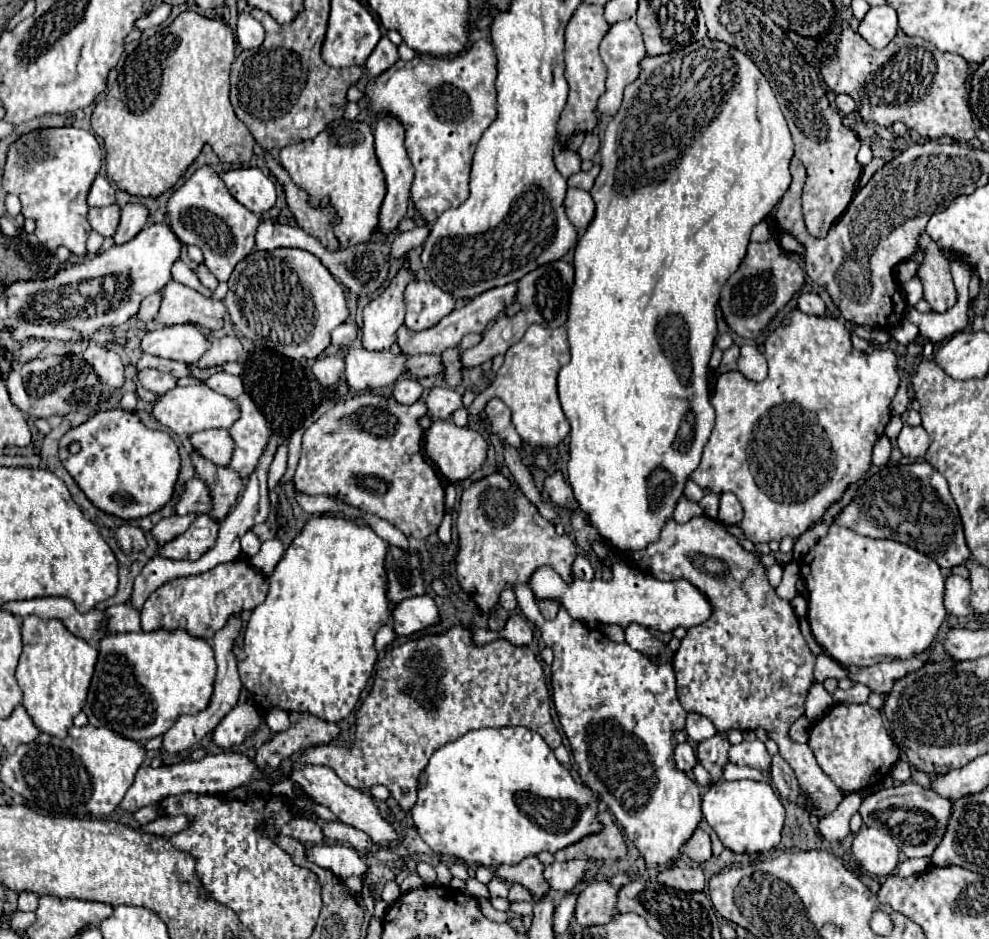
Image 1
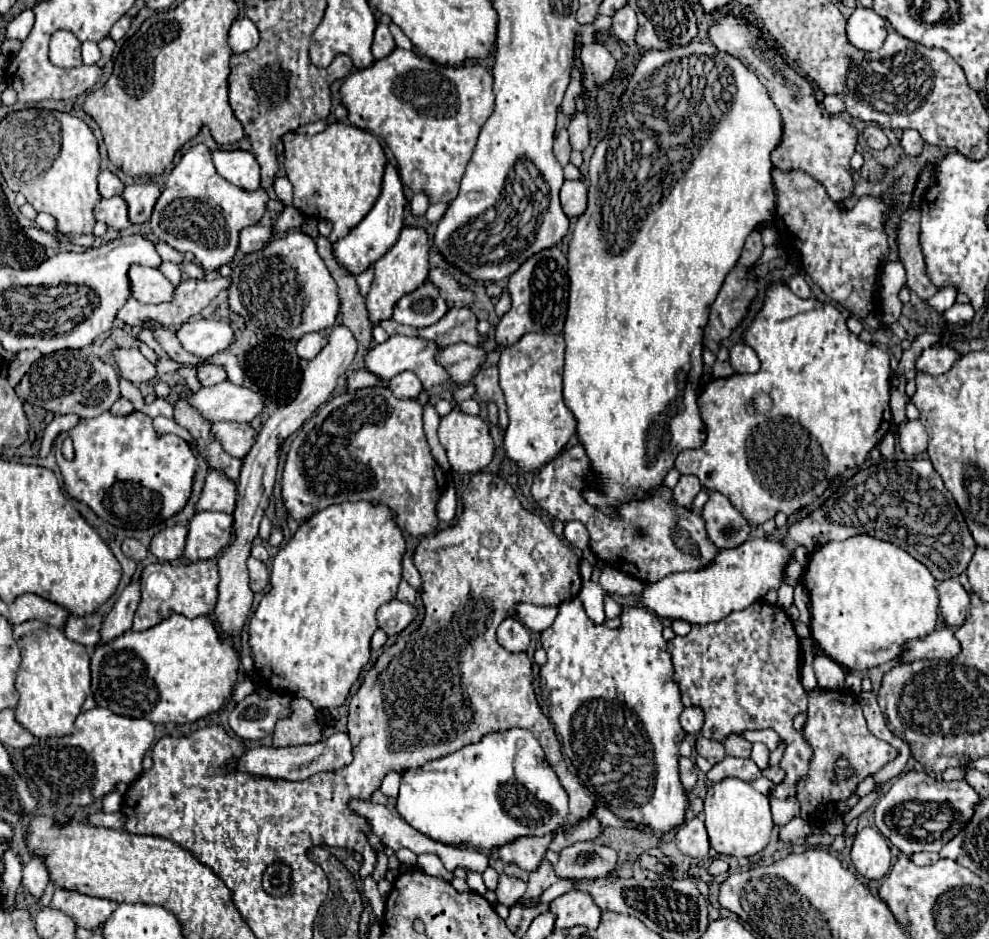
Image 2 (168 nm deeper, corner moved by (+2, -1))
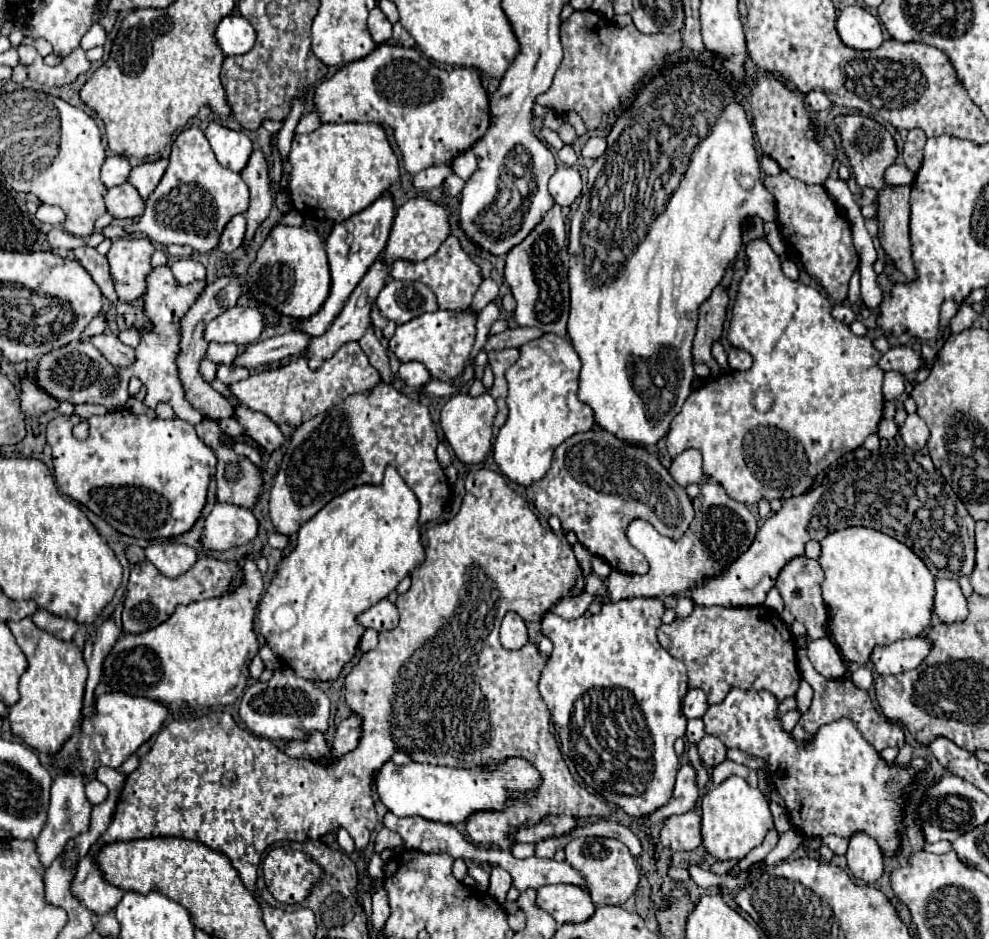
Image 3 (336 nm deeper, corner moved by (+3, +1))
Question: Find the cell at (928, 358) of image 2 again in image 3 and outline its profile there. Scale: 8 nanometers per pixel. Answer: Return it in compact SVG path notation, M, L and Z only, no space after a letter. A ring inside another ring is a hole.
M896 345L890 347L880 359L878 359L878 367L882 371L898 371L900 375L908 375L914 373L918 369L922 369L926 363L922 359L920 353L916 353L912 347L904 347L904 345Z

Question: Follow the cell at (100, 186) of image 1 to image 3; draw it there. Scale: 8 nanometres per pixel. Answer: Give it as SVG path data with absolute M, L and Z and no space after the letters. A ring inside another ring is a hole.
M110 155L106 159L106 163L102 165L102 183L110 189L110 187L116 187L116 185L122 185L128 175L130 175L130 163L128 159L120 157L120 155Z

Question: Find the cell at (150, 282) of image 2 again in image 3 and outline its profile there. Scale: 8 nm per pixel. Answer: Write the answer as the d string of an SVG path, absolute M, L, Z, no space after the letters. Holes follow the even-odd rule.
M124 237L112 243L108 251L110 275L122 303L134 303L142 297L142 277L152 269L152 253L154 245L148 237Z

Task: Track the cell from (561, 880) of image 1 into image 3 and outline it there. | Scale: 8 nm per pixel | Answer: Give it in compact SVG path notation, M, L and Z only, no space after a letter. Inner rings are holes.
M580 837L566 845L566 863L572 865L586 881L586 889L596 905L624 905L636 895L640 883L640 871L636 859L630 855L628 847L618 839L606 837Z

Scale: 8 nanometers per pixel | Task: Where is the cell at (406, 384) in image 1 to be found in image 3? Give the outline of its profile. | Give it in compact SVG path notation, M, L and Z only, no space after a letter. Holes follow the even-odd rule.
M410 361L410 363L400 365L398 379L402 379L404 385L408 385L412 389L420 389L430 381L430 373L420 361Z

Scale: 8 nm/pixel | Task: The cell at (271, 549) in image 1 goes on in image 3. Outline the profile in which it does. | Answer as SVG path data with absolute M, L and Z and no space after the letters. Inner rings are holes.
M246 559L242 565L242 581L228 593L204 601L192 601L188 605L178 605L172 617L162 625L140 635L124 635L116 641L114 649L104 661L104 681L110 685L108 691L126 691L130 695L150 697L170 705L174 711L206 707L216 709L234 703L248 687L248 663L260 647L254 633L254 613L262 599L263 590L263 576L256 563Z

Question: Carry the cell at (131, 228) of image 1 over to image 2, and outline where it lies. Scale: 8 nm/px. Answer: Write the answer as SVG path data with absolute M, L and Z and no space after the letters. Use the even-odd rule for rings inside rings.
M141 183L141 185L125 187L123 199L129 207L131 225L141 225L151 217L159 195L161 195L161 189L155 183Z

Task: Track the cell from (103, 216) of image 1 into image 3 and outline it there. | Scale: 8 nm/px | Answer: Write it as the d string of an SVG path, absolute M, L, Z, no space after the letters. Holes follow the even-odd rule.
M128 181L108 189L104 199L106 199L106 209L112 213L114 219L136 219L142 215L144 199L136 191L136 187Z

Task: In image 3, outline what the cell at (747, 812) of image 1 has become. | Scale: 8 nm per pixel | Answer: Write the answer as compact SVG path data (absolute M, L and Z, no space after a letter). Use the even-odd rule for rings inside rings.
M730 777L702 797L702 847L720 861L744 859L774 827L768 799L742 777Z

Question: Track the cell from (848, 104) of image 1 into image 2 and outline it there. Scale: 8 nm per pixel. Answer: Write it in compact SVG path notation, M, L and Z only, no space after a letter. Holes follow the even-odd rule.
M825 95L823 107L825 107L831 115L839 115L839 113L845 111L845 103L843 103L843 99L839 99L839 95Z

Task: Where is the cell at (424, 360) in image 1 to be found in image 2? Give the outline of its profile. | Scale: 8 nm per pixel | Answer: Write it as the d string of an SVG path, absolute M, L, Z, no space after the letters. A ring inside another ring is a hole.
M455 343L451 347L443 347L437 351L435 361L447 369L453 383L467 385L479 365L485 361L485 351L481 347L473 347L467 343Z

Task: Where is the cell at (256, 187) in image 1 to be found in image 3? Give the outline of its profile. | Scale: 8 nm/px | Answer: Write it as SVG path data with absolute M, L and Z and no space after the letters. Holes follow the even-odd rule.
M212 121L204 133L216 153L216 159L228 169L240 173L252 153L252 143L246 133L232 131L218 121Z

